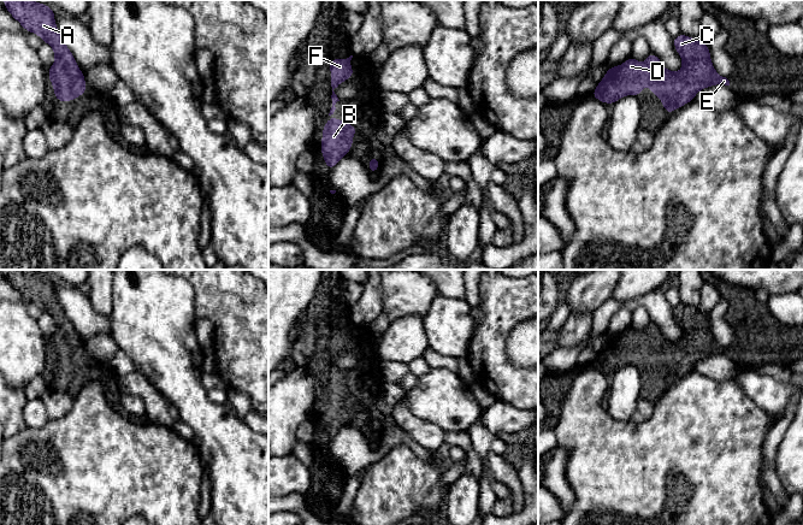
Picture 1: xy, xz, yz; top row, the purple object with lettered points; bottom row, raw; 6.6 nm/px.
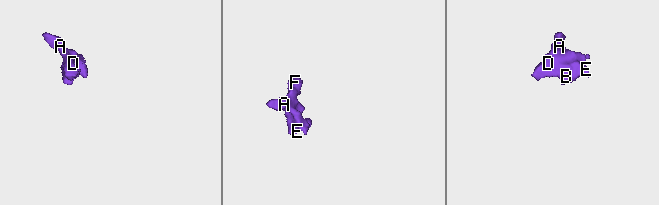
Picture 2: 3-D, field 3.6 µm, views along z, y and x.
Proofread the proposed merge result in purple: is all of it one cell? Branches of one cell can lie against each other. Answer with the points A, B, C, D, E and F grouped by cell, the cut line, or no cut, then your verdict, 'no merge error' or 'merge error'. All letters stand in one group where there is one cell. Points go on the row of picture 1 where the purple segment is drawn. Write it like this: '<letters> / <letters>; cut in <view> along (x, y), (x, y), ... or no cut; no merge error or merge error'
A B C D E F; no cut; no merge error

